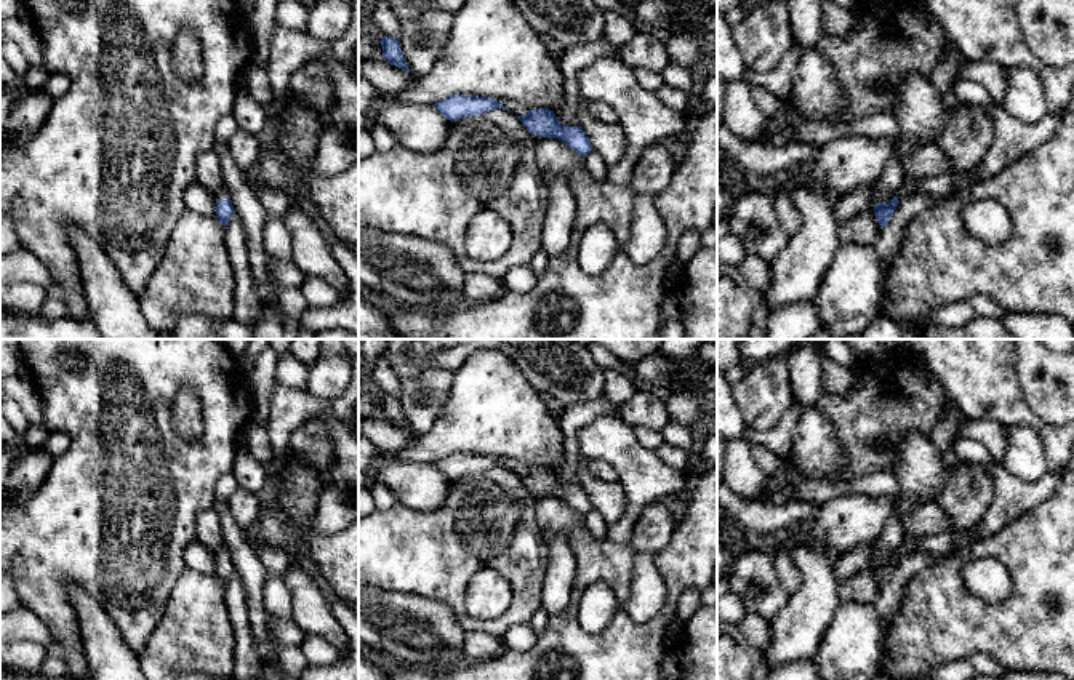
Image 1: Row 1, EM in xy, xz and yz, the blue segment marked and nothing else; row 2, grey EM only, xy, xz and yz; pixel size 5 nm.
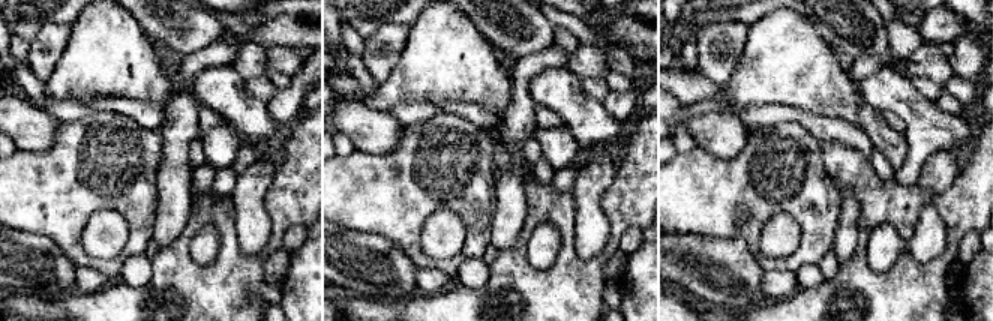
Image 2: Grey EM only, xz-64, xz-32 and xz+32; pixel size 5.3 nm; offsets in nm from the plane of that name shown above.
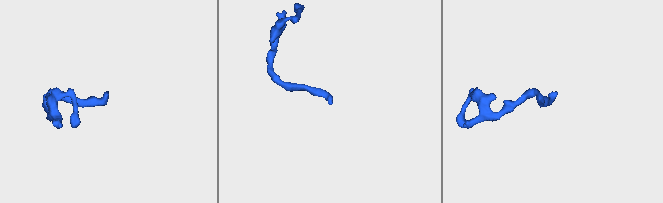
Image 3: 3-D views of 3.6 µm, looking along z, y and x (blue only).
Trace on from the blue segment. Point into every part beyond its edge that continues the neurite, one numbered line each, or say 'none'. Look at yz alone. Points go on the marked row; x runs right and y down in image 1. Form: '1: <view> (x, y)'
1: yz (909, 184)

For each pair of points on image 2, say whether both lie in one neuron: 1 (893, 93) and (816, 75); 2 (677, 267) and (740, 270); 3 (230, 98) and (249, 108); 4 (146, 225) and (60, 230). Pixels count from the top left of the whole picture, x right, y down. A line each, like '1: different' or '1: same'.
1: different
2: same
3: same
4: same

